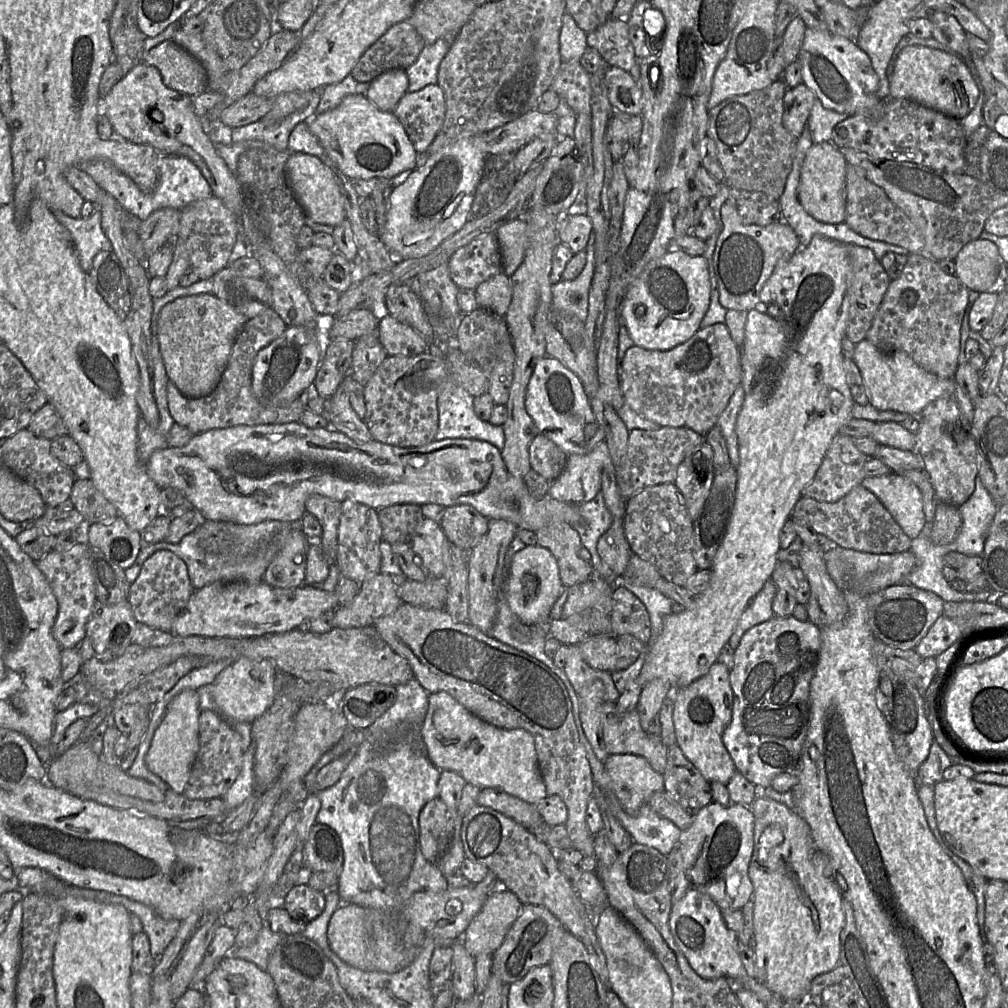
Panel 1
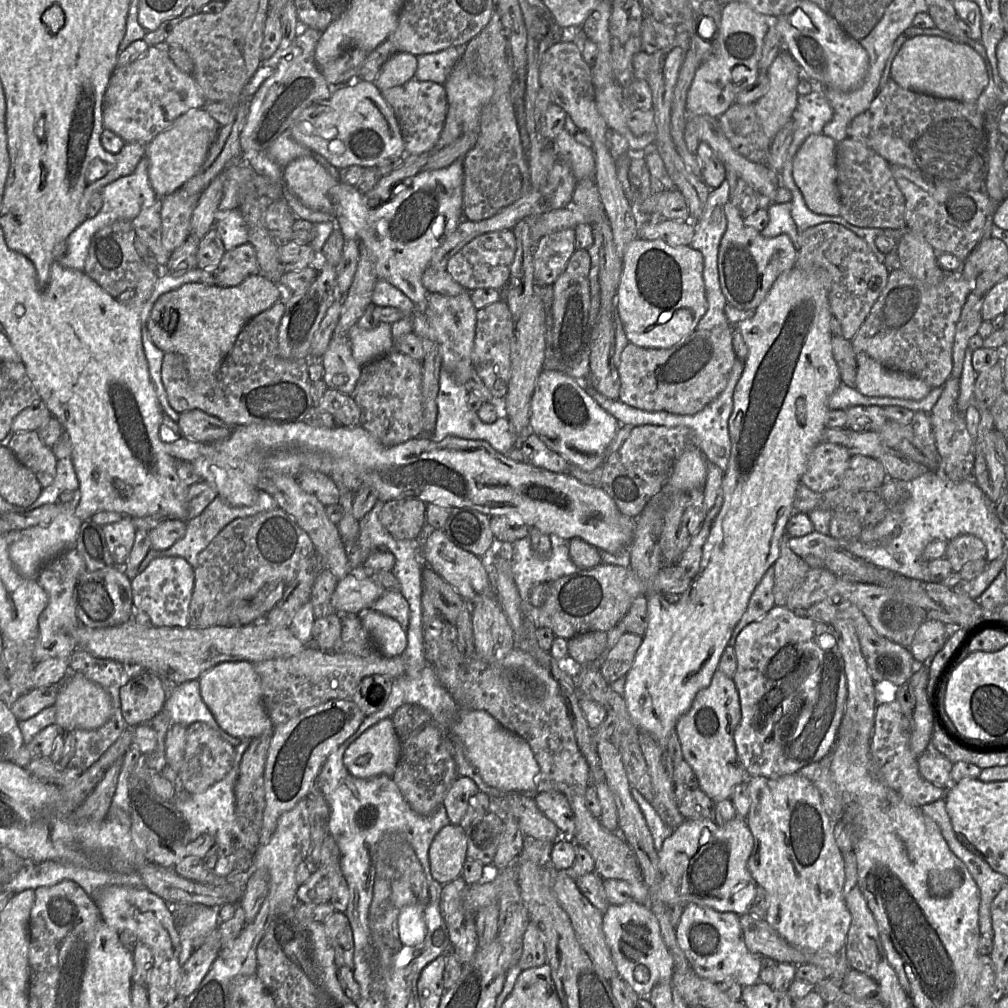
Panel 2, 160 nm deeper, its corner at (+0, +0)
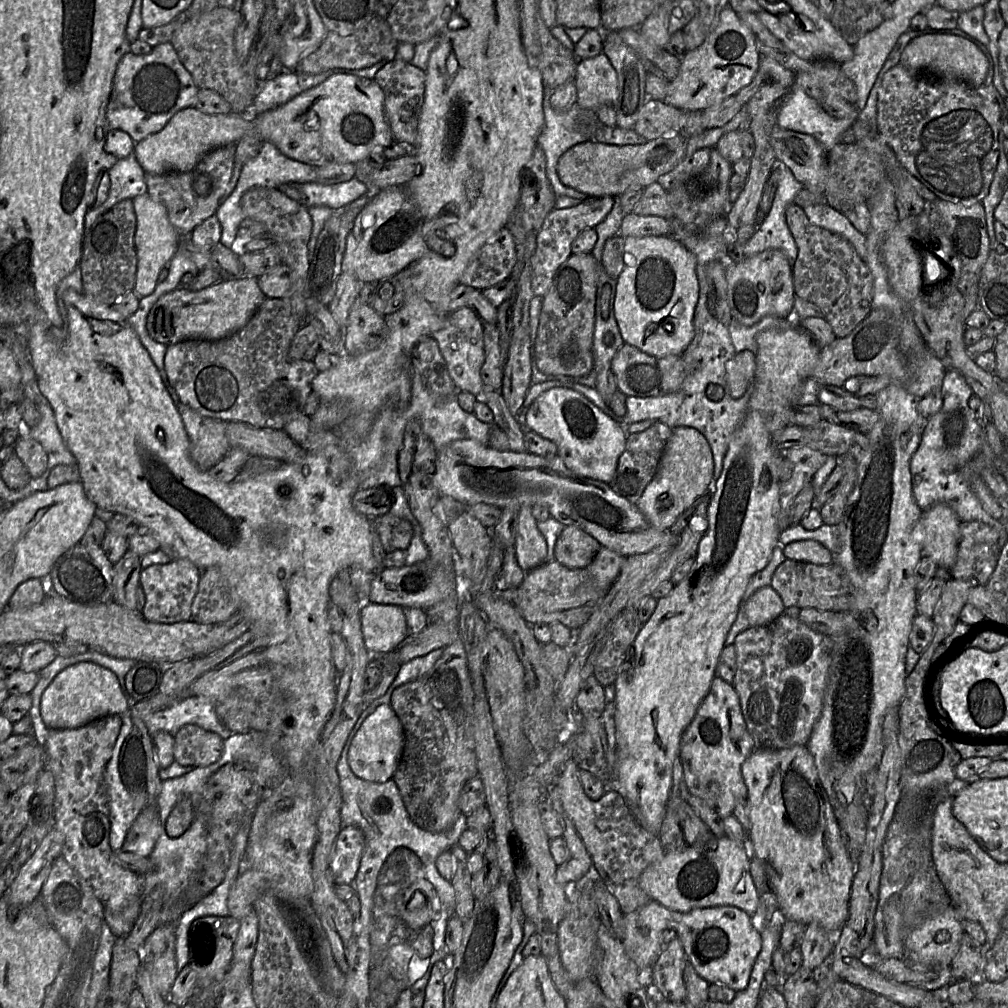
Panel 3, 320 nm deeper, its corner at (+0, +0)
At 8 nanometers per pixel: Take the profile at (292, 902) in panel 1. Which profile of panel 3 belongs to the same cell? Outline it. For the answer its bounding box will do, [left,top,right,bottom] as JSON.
[329,826,365,885]

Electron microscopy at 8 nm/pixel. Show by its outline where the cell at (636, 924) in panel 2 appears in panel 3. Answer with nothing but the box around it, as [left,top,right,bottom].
[622,901,762,992]

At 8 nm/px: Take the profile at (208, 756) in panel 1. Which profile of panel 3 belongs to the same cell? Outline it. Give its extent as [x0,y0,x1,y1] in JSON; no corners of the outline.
[174,724,224,768]

